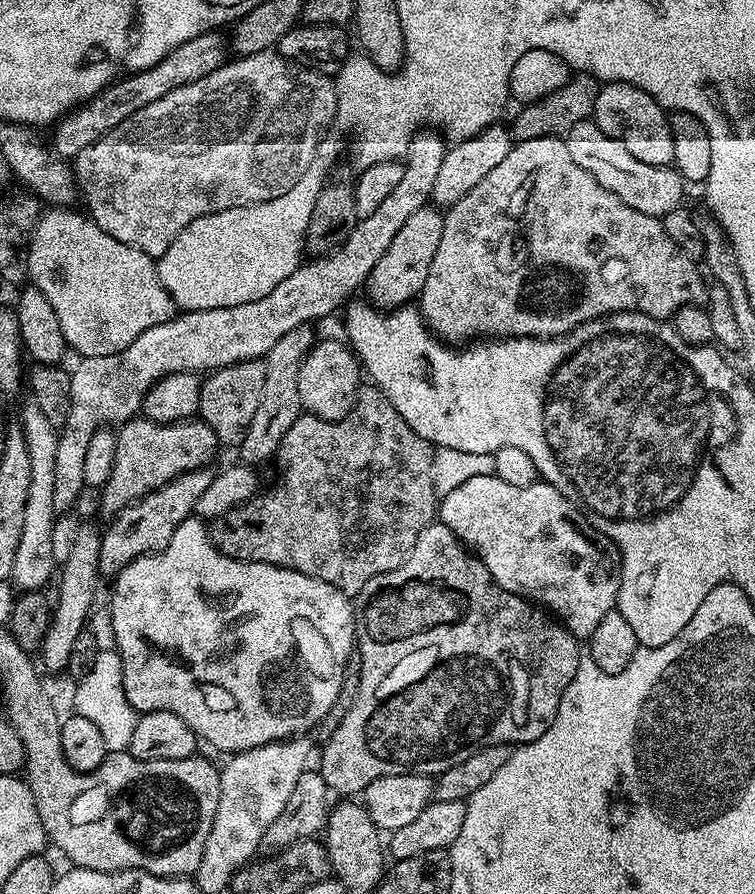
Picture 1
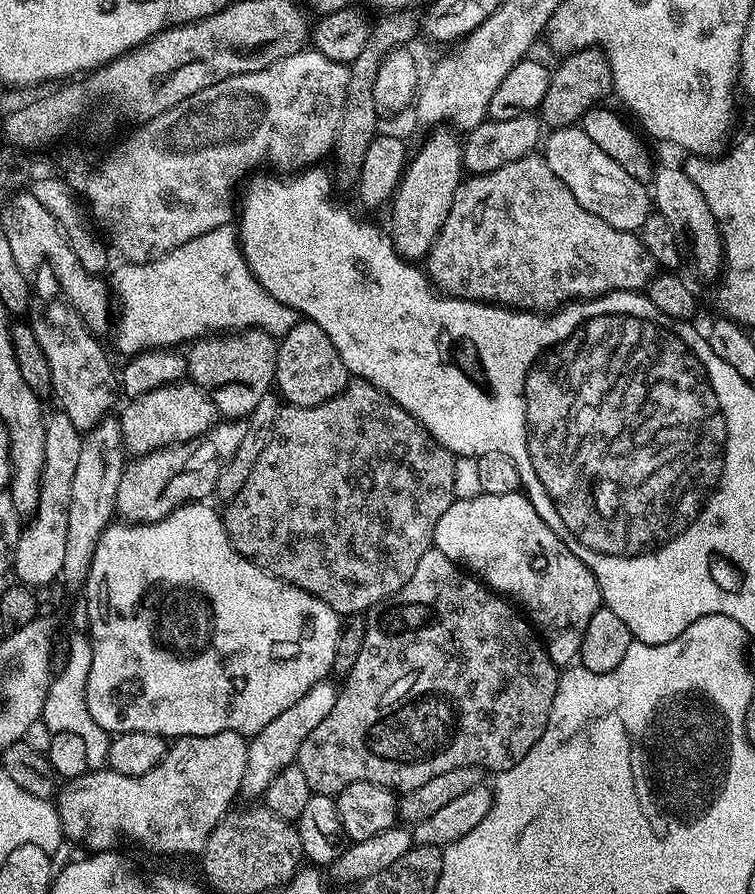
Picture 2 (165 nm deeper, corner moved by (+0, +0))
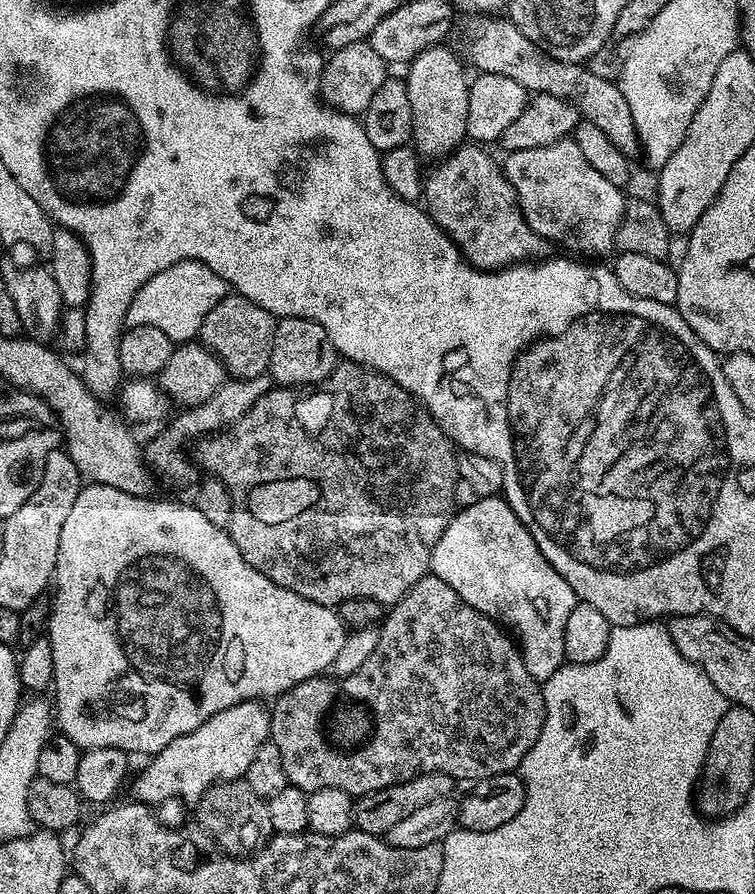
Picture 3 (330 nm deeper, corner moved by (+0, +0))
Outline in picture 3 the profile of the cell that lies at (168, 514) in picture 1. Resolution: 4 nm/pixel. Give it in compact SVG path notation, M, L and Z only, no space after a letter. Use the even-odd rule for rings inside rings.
M268 374L249 380L225 379L223 386L214 390L214 395L206 398L206 402L202 402L194 408L177 411L177 416L171 417L172 425L162 429L149 444L143 445L144 461L148 463L149 468L159 479L161 476L162 479L169 480L172 484L190 483L189 485L191 485L194 464L189 453L188 456L184 453L184 447L187 446L188 440L190 444L197 438L210 436L213 432L219 432L234 422L238 422L238 418L242 418L242 414L246 414L246 410L250 410L250 406L254 406L254 402L258 402L258 398L262 398L262 394L266 394L273 387L274 381Z

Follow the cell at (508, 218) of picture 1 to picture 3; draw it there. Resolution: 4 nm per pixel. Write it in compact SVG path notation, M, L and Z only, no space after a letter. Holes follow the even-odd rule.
M479 143L461 144L459 148L455 148L443 157L433 168L436 169L427 173L424 182L423 207L429 218L437 224L441 232L445 232L451 238L460 255L472 267L481 270L510 268L517 262L532 262L547 253L544 251L550 248L549 241L542 239L526 223L524 213L520 211L520 202L516 198L516 192L512 188L512 183L504 176L503 167L497 161L495 164L488 150L481 147Z

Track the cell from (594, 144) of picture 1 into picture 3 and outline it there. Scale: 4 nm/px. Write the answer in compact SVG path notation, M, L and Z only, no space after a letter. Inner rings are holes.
M565 138L550 146L538 146L534 150L518 150L507 153L503 157L504 176L512 183L516 198L520 202L520 211L524 220L542 239L561 244L569 248L569 253L585 252L585 257L596 258L599 252L612 252L616 243L616 231L624 217L625 193L614 186L614 182L606 182L586 158L582 158L582 150L578 150L575 139Z

